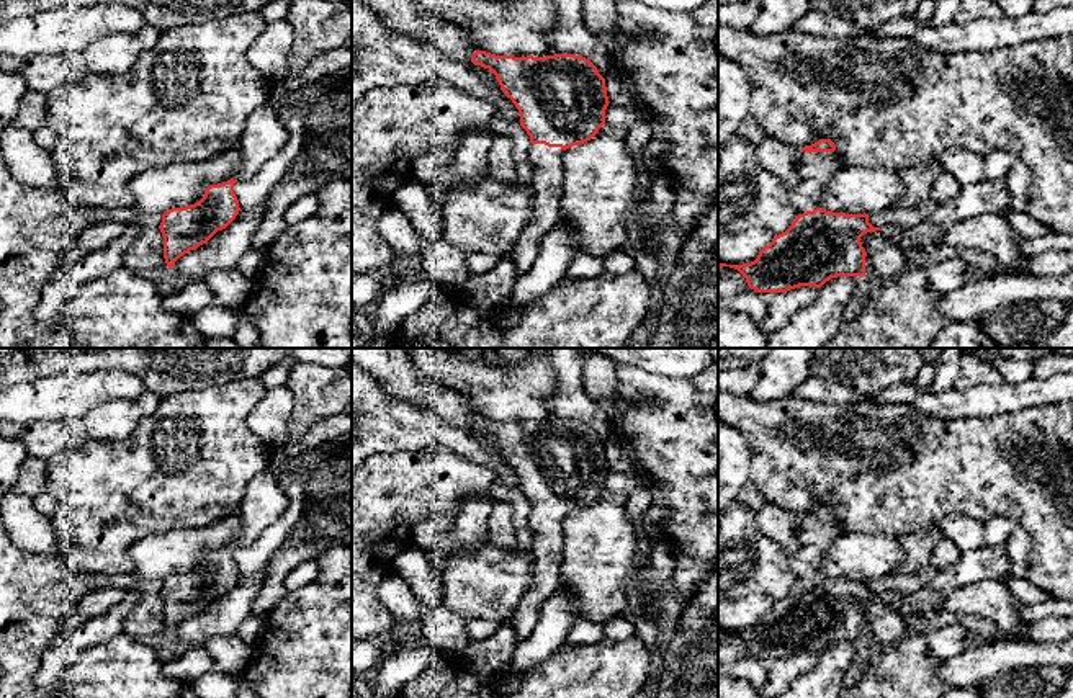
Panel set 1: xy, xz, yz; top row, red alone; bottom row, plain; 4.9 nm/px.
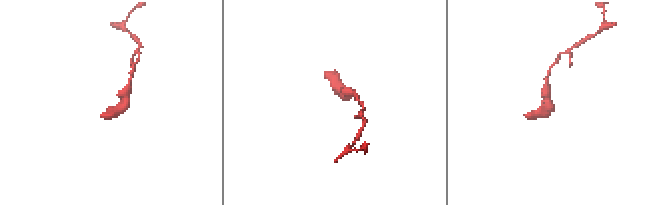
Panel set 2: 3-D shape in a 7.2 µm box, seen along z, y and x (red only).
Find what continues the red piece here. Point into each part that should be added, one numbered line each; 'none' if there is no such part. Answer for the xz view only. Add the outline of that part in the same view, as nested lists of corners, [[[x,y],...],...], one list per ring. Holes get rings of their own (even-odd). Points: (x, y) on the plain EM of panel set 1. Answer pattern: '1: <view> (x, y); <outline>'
1: xz (547, 528); [[[530,510],[528,523],[533,535],[535,574],[510,624],[517,642],[525,641],[532,634],[543,603],[559,584],[561,548],[564,541],[563,518],[561,513]]]

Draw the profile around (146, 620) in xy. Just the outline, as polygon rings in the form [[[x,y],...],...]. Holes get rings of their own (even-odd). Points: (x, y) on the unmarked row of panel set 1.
[[[142,593],[123,621],[123,631],[136,639],[167,642],[164,602],[159,593]]]

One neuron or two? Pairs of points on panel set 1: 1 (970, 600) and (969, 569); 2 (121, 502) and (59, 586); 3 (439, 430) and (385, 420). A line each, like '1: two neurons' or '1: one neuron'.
1: two neurons
2: two neurons
3: one neuron

